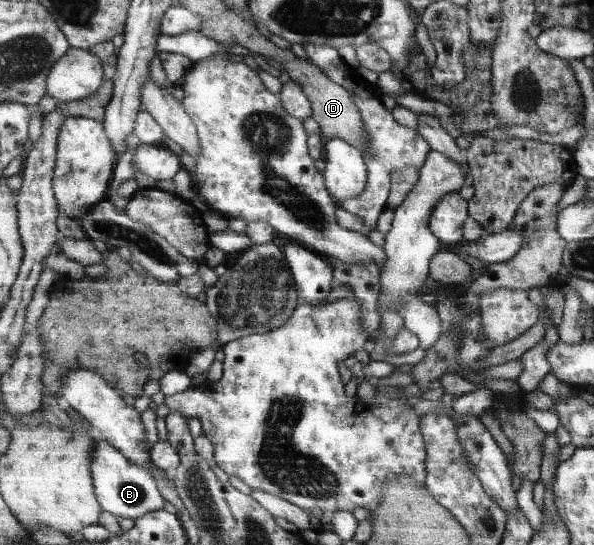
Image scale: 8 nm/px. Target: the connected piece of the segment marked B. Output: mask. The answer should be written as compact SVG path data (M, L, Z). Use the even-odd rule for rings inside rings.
M96 436L96 449L91 453L91 472L95 480L96 497L104 511L117 519L137 520L164 507L164 499L156 479L142 465L134 465L120 450Z

